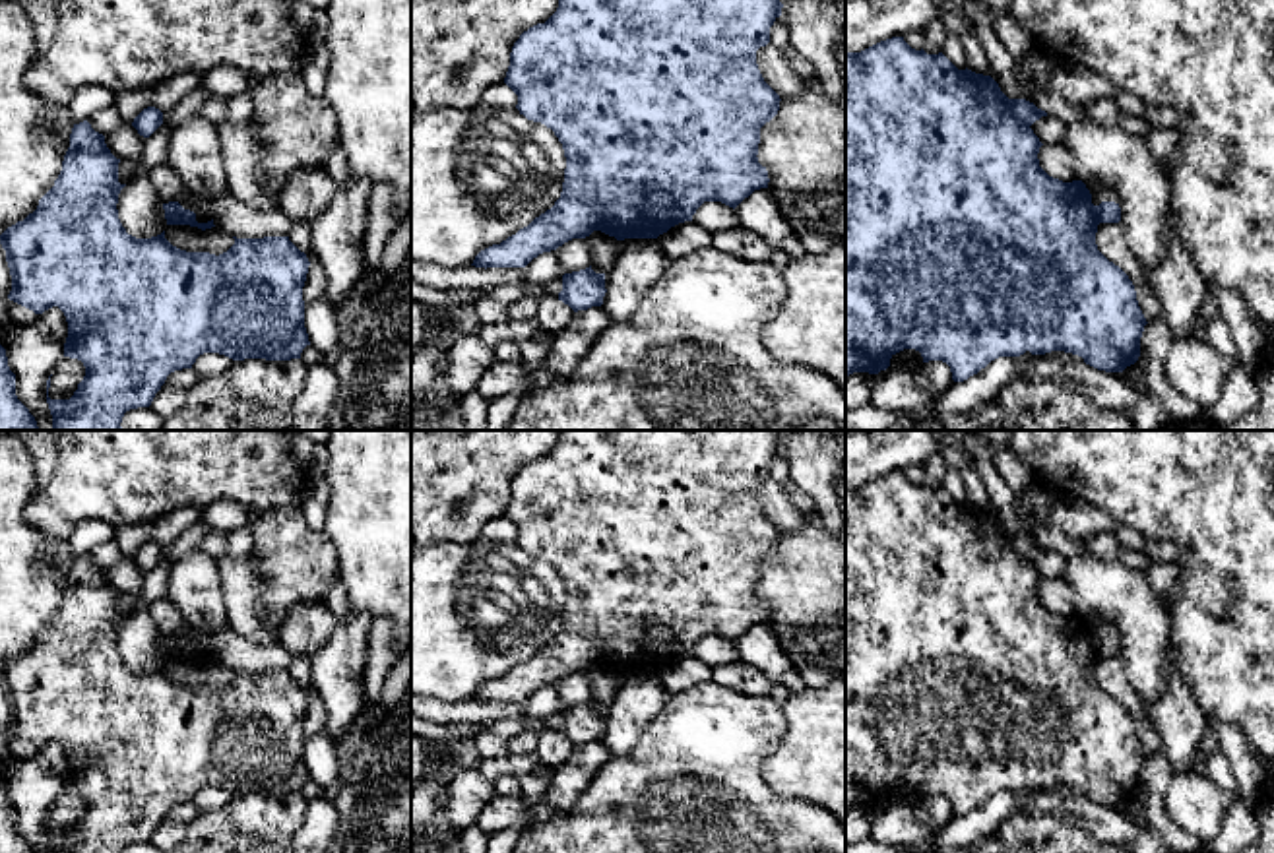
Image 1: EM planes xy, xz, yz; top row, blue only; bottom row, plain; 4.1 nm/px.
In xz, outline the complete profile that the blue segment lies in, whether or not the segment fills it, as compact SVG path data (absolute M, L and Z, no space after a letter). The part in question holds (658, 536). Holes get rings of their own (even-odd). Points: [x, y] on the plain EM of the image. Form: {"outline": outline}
{"outline": "M558 430L557 446L545 456L520 469L510 487L504 518L518 529L516 543L527 554L541 556L555 566L562 578L566 603L560 632L551 644L535 651L527 661L500 679L481 684L475 702L526 702L543 686L557 684L572 673L586 673L601 665L617 675L657 673L671 661L692 655L704 636L721 636L737 642L754 624L768 622L768 605L758 597L760 562L780 545L780 529L764 516L756 485L770 477L770 461L781 450L783 438L778 430Z"}

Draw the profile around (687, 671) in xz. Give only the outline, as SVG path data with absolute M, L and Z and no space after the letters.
M685 655L685 657L671 661L667 667L659 669L655 675L665 694L671 696L690 686L710 682L712 667L696 659L694 655Z

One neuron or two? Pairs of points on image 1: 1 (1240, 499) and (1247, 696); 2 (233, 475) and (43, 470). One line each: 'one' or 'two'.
1: one
2: two

